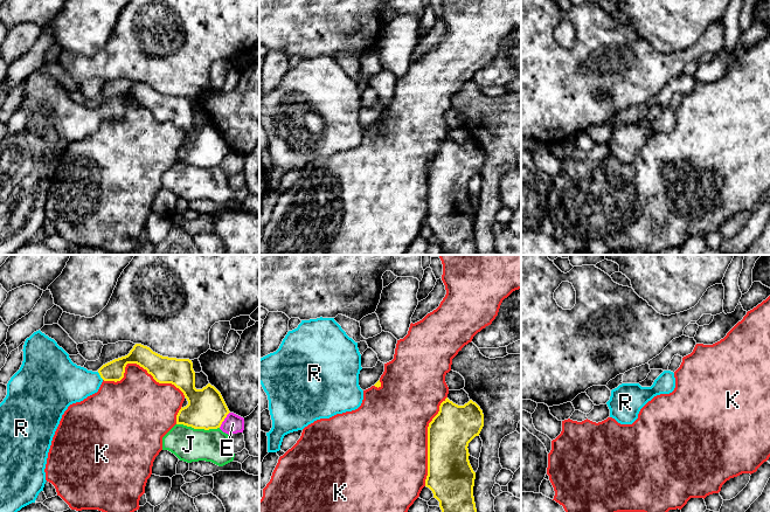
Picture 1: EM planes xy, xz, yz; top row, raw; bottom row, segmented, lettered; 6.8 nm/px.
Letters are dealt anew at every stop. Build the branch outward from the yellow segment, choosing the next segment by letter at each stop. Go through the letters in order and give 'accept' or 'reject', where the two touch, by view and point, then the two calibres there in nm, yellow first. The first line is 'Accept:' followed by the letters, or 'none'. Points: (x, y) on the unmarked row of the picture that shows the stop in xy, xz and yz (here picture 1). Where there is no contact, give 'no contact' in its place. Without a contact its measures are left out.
Accept: R
E: reject | xy (223, 158) | 260/140 nm
J: reject | xy (198, 166) | 260/240 nm
K: reject | xy (140, 104) | 190/380 nm
R: accept | xy (99, 112) | 140/300 nm

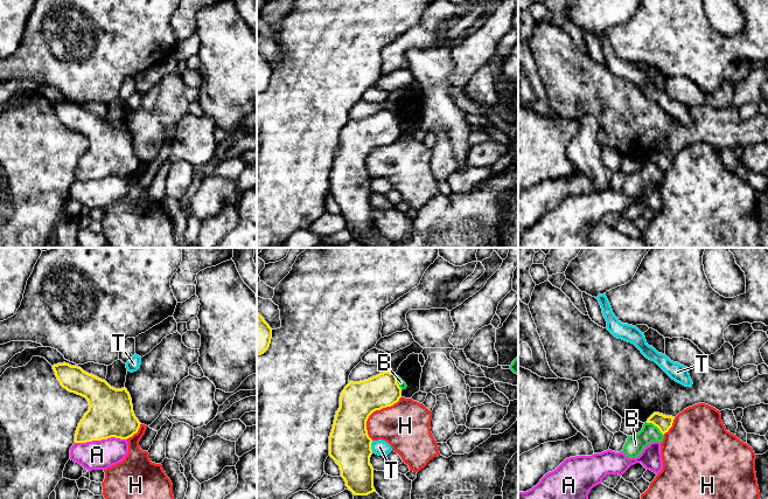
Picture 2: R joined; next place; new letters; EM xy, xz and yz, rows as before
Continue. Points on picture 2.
Accept: none
A: reject | xy (100, 178) | 300/200 nm
B: reject | yz (655, 164) | 100/130 nm
H: reject | xz (374, 148) | 260/340 nm
T: reject | xz (370, 185) | 280/110 nm

